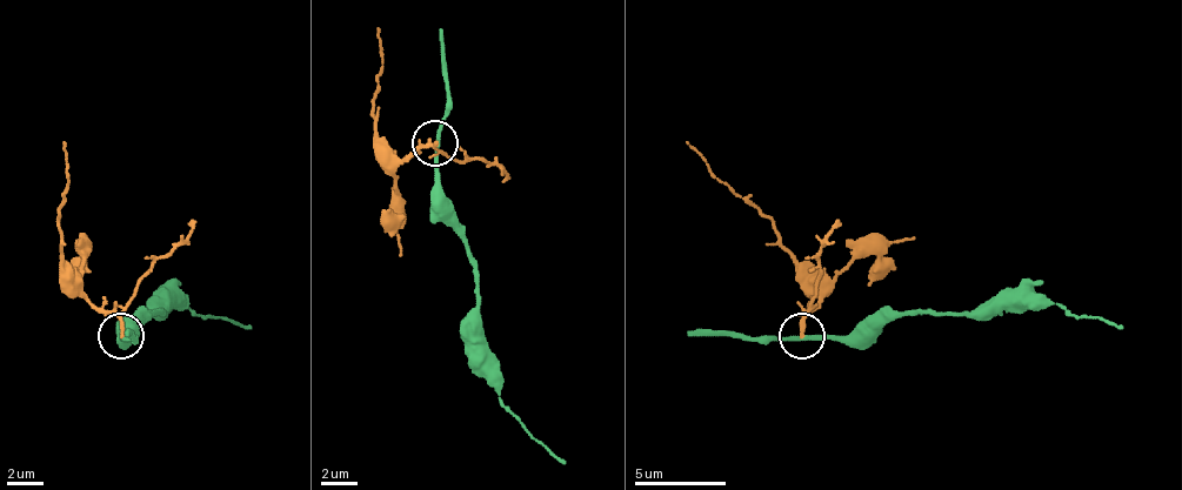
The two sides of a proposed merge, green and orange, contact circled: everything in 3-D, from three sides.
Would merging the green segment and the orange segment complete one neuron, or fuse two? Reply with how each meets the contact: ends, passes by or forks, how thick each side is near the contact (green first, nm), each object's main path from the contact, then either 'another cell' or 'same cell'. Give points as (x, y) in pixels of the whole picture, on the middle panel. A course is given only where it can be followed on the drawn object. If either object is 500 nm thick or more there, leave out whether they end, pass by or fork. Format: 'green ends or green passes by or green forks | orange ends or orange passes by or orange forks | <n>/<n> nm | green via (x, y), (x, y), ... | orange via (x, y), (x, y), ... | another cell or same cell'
green passes by | orange ends | 200/220 nm | green via (439, 145), (439, 213), (456, 232), (475, 268), (480, 369), (502, 405), (567, 464) | orange via (434, 145), (425, 145), (402, 158), (374, 131), (379, 26) | another cell

